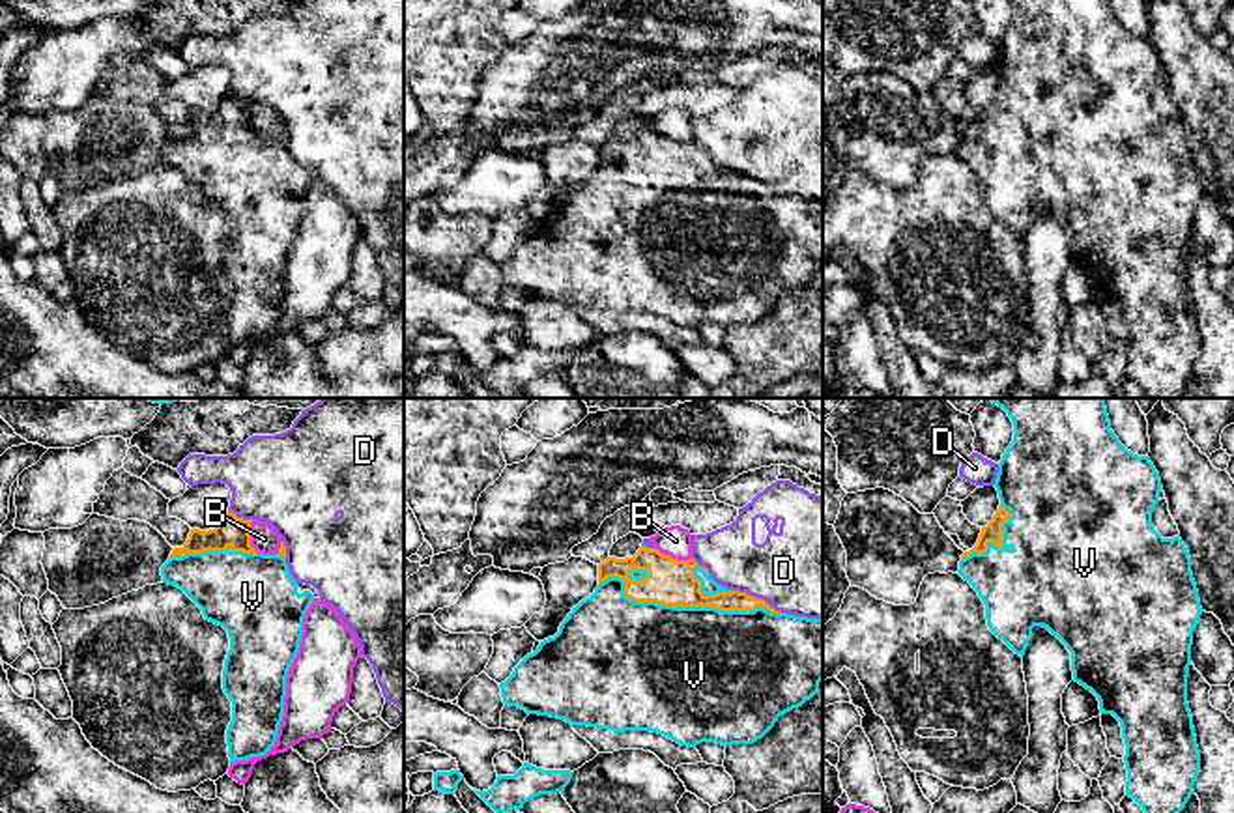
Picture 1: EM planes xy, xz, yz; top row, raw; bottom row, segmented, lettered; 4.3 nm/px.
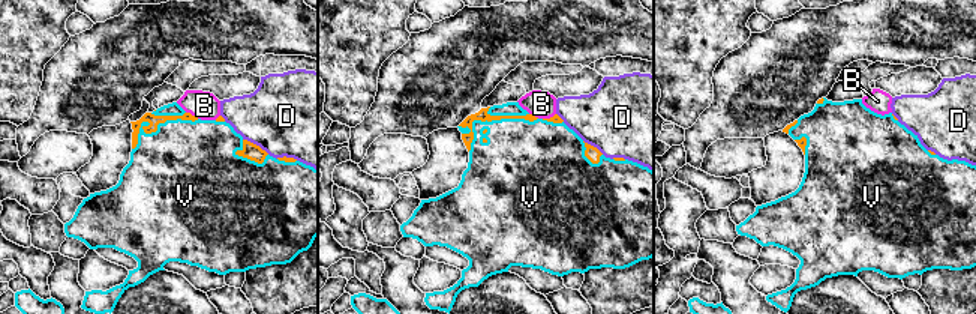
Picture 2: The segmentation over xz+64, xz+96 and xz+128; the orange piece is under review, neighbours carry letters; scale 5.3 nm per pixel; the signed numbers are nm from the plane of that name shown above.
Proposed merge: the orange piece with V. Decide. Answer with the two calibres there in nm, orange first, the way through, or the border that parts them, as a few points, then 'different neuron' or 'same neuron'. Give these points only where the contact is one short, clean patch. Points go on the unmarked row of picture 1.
200 nm thick on the orange side, 500 nm on the other; same neuron

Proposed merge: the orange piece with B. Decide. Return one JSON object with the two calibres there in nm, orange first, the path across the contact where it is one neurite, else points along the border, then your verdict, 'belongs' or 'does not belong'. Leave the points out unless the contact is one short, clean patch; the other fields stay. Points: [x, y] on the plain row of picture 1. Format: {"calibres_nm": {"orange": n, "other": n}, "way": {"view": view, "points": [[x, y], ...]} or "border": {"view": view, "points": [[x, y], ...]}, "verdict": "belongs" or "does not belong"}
{"calibres_nm": {"orange": 200, "other": 140}, "border": {"view": "xz", "points": [[653, 129], [677, 141], [690, 141]]}, "verdict": "does not belong"}

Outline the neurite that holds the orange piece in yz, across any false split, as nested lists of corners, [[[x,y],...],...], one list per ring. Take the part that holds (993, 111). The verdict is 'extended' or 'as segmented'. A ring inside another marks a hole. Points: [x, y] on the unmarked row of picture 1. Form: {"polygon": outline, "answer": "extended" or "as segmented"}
{"polygon": [[[1012,0],[1012,4],[1015,13],[1013,22],[1002,36],[993,65],[1000,80],[998,92],[993,101],[982,108],[976,127],[961,136],[957,155],[972,166],[985,185],[989,211],[1021,239],[1025,237],[1034,207],[1047,209],[1066,226],[1071,234],[1073,262],[1098,278],[1101,295],[1112,295],[1120,303],[1126,325],[1126,378],[1142,389],[1144,398],[1176,398],[1195,374],[1193,366],[1200,351],[1200,333],[1187,284],[1187,258],[1193,213],[1200,202],[1202,189],[1185,125],[1180,118],[1163,120],[1152,107],[1152,93],[1163,71],[1159,54],[1148,37],[1137,37],[1118,22],[1109,0]]], "answer": "extended"}

